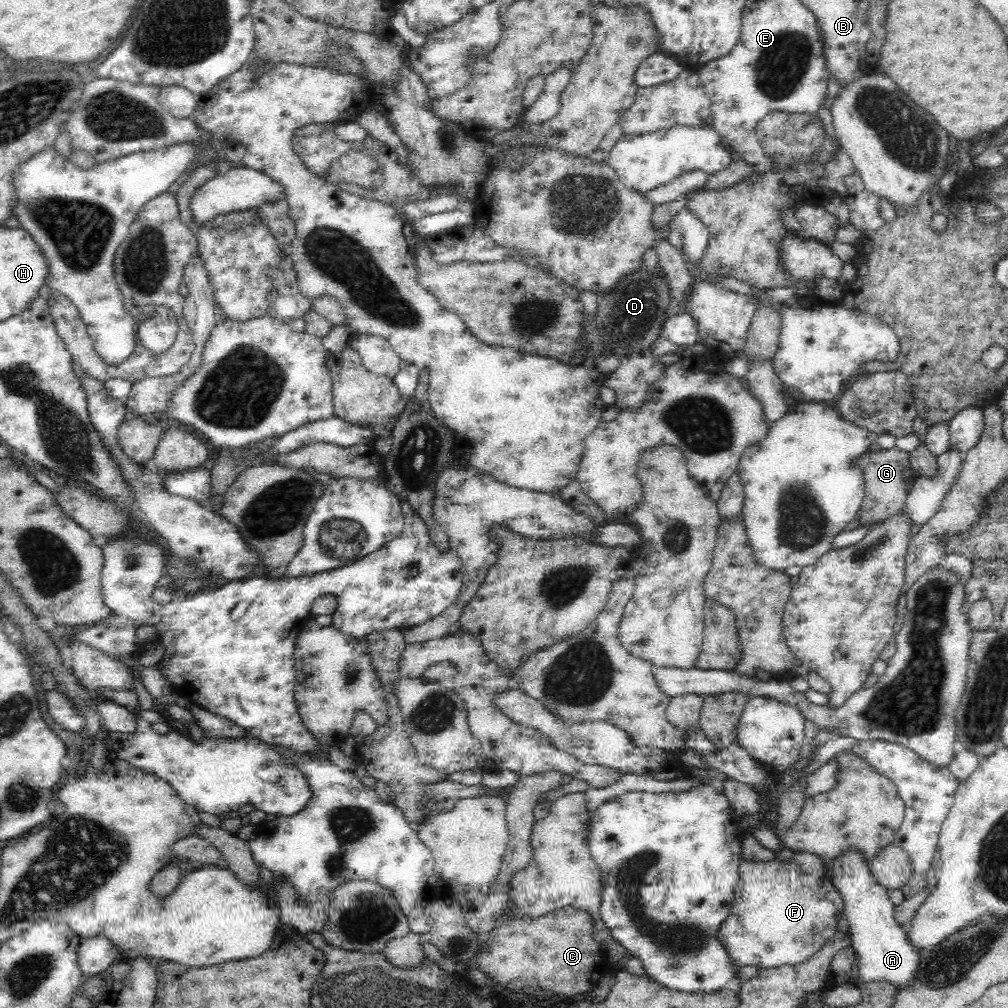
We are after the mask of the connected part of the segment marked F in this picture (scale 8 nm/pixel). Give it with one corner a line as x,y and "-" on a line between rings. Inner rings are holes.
793,858
743,859
734,892
730,914
717,931
717,939
724,945
736,968
758,966
774,969
805,962
838,932
838,917
844,916
844,899
836,894
836,887
826,884
824,878
817,878
813,870
802,872

